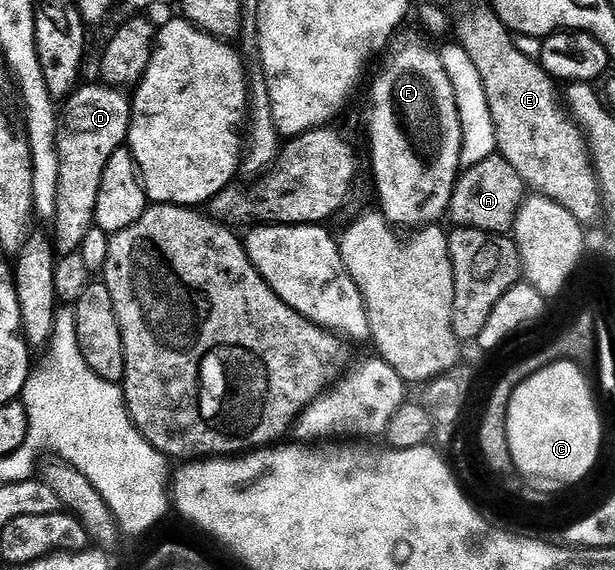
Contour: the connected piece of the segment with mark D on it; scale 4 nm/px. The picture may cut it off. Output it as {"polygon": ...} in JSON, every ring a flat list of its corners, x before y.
{"polygon":[[103,82,77,87,67,97,68,109,62,112,60,131,61,182,59,208,56,214,56,240,61,253,79,253,87,232,94,227,96,203,102,178,110,158,119,148,125,147,132,128,132,108,120,108,120,93,104,96,109,85]]}

